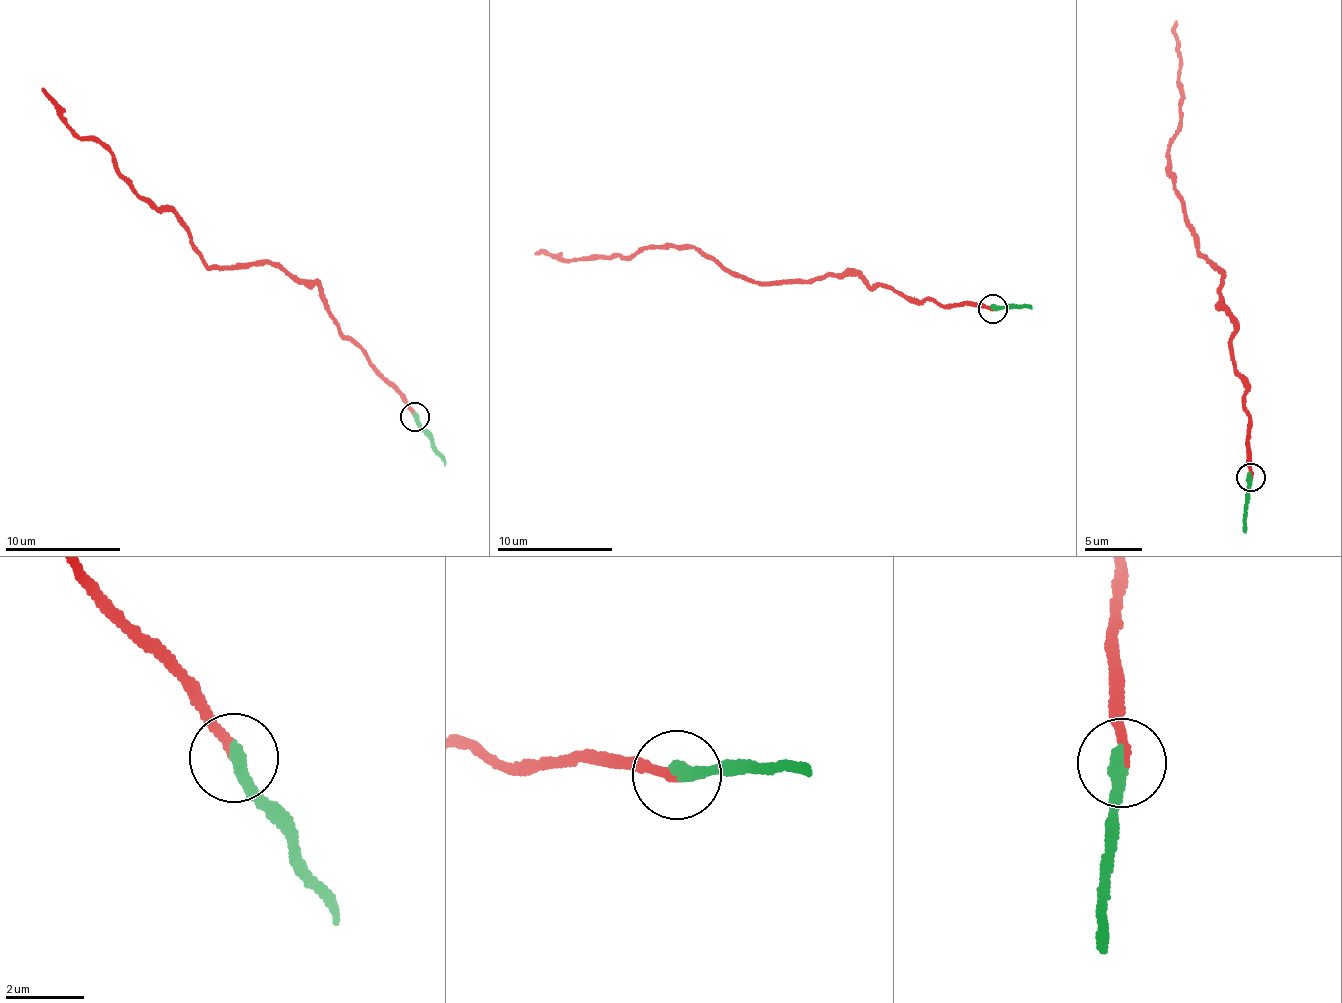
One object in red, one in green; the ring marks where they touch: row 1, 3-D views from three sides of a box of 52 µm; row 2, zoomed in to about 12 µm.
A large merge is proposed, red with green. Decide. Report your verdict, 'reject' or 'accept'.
accept

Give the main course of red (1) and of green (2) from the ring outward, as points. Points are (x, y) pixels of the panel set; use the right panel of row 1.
1: (1250, 477), (1234, 320), (1166, 162), (1182, 100), (1175, 21)
2: (1250, 477), (1242, 532)

